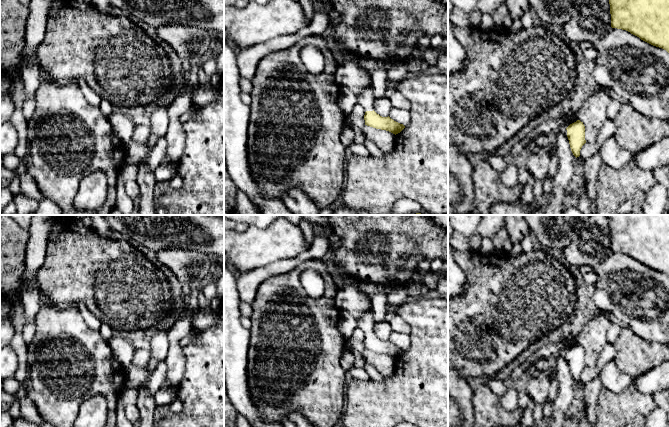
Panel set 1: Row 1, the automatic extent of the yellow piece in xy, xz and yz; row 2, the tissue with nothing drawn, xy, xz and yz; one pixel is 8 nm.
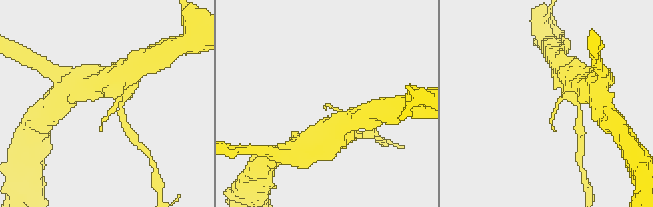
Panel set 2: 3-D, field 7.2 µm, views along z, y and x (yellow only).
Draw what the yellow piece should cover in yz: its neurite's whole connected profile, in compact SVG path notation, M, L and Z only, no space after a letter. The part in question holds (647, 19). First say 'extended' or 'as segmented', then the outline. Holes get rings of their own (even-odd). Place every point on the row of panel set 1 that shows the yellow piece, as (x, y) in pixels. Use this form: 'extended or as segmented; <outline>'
as segmented; M609 0L611 27L622 29L669 53L669 0Z

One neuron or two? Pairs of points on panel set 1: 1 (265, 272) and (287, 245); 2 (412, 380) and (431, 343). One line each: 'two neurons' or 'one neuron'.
1: two neurons
2: one neuron

